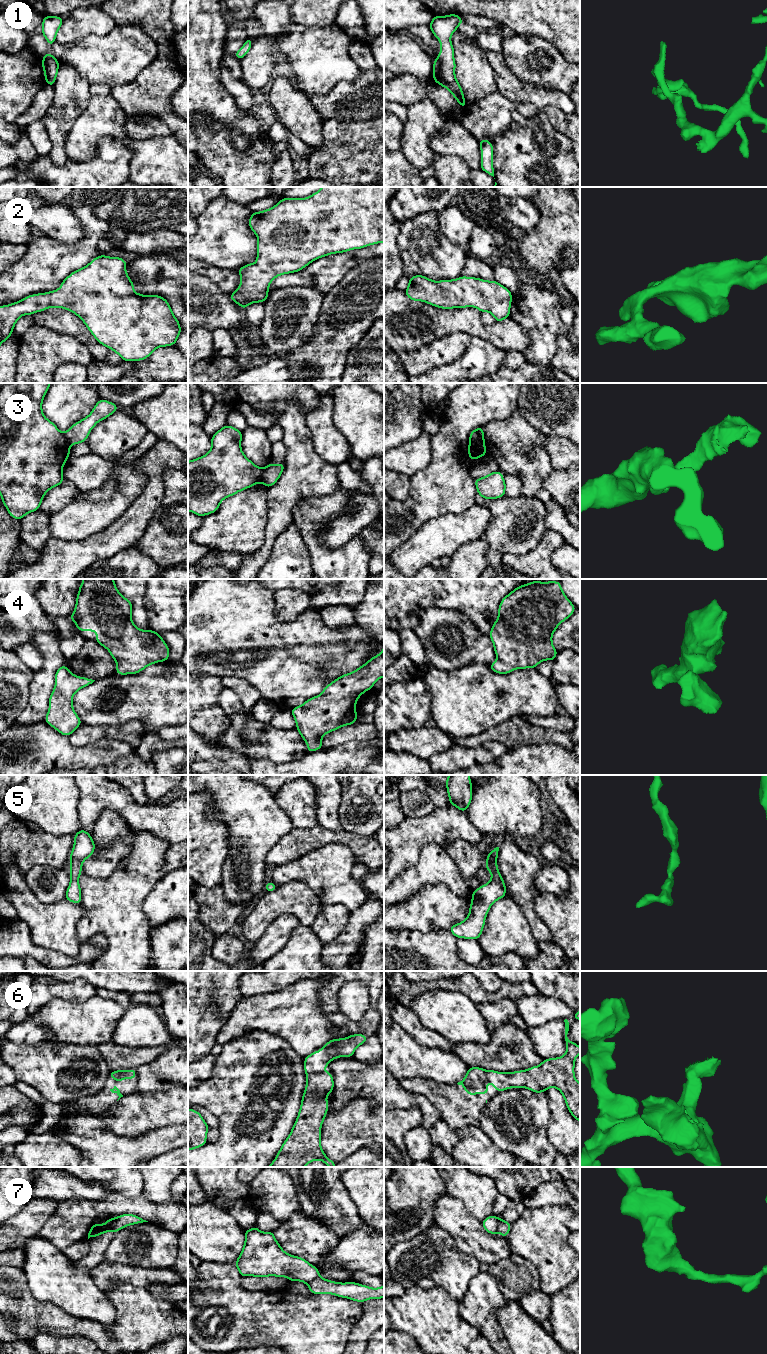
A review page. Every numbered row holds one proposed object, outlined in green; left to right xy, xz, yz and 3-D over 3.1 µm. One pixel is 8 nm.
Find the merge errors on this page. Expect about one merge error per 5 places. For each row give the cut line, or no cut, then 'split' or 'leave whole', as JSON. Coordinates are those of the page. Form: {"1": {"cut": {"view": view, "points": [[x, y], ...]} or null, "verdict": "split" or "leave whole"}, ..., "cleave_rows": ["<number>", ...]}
{"1": {"cut": null, "verdict": "leave whole"}, "2": {"cut": null, "verdict": "leave whole"}, "3": {"cut": {"view": "yz", "points": [[470, 438], [483, 441]]}, "verdict": "split"}, "4": {"cut": null, "verdict": "leave whole"}, "5": {"cut": null, "verdict": "leave whole"}, "6": {"cut": null, "verdict": "leave whole"}, "7": {"cut": {"view": "xy", "points": [[115, 1218], [112, 1231]]}, "verdict": "split"}, "cleave_rows": ["3", "7"]}

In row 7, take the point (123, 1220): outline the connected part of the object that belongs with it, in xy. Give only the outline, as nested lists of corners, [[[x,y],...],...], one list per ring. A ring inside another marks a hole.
[[[122,1214],[115,1218],[113,1232],[116,1233],[126,1226],[133,1225],[133,1224],[139,1224],[139,1223],[143,1223],[143,1222],[148,1222],[148,1221],[143,1220],[142,1218],[140,1218],[137,1215]]]

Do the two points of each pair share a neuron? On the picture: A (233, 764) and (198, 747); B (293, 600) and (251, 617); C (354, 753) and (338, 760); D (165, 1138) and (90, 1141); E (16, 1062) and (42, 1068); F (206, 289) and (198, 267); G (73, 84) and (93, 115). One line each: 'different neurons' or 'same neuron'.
A: same neuron
B: different neurons
C: same neuron
D: same neuron
E: same neuron
F: different neurons
G: different neurons

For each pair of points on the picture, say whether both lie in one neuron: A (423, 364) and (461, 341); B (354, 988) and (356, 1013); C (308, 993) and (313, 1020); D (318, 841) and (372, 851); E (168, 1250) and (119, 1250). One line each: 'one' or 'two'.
A: one
B: one
C: one
D: one
E: one

